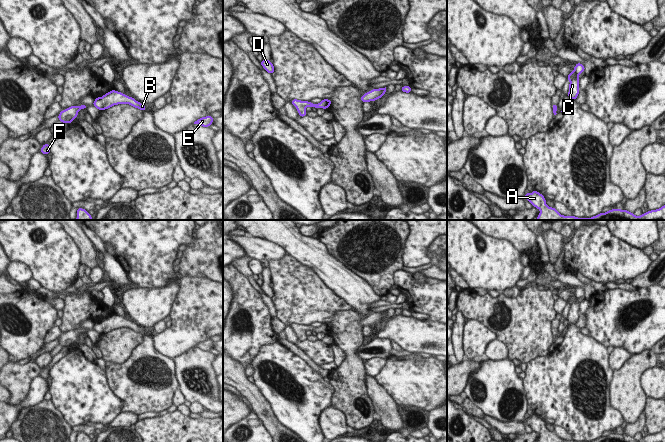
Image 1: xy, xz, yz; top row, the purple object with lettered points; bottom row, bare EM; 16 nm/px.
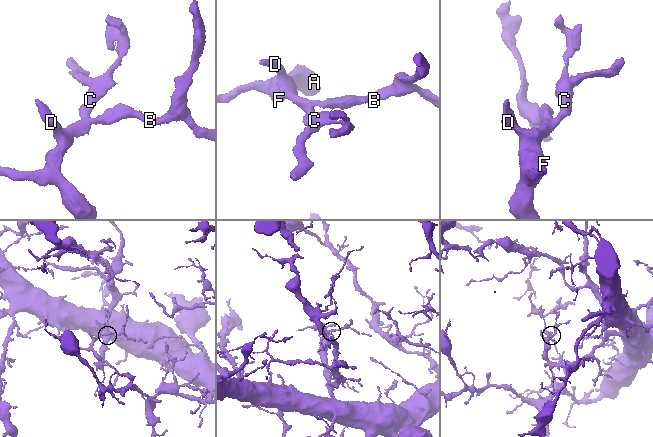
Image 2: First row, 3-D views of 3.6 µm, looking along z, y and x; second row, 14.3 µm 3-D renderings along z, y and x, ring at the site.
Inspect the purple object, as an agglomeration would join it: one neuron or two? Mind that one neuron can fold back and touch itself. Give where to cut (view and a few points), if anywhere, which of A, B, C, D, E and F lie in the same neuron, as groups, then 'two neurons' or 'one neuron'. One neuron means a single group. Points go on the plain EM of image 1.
cut none; groups A B C D E F; one neuron

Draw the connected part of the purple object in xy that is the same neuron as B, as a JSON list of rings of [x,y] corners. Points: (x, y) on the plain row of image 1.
[[[111,314],[102,321],[97,321],[93,326],[93,330],[96,331],[99,335],[108,333],[114,329],[118,328],[130,328],[131,330],[138,332],[142,335],[146,334],[144,328],[137,326],[133,321],[126,320],[122,316]]]

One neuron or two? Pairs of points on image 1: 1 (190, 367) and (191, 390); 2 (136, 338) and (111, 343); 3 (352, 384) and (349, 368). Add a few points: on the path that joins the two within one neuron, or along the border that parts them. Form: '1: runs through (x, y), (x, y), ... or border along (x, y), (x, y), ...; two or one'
1: runs through (188, 373), (188, 378), (185, 381), (186, 384); one
2: runs through (130, 339), (117, 343); one
3: runs through (350, 380), (350, 372); one

